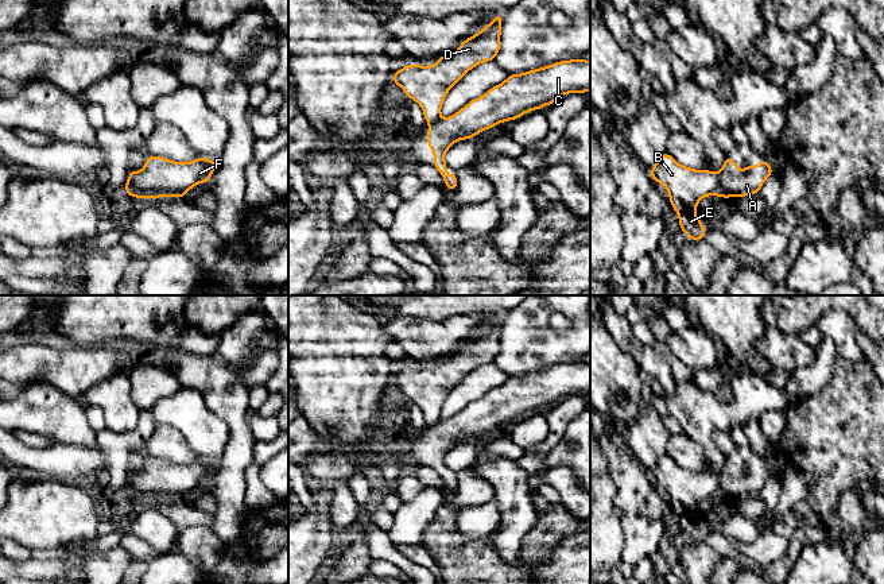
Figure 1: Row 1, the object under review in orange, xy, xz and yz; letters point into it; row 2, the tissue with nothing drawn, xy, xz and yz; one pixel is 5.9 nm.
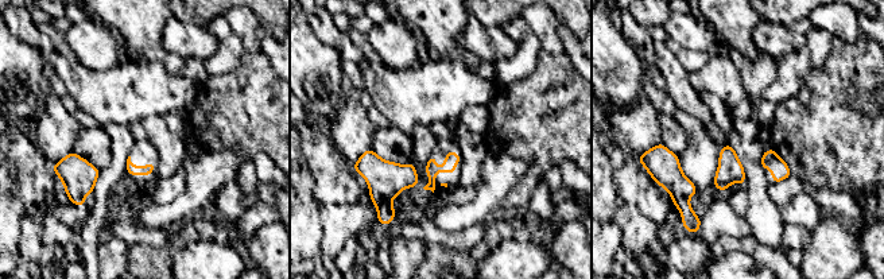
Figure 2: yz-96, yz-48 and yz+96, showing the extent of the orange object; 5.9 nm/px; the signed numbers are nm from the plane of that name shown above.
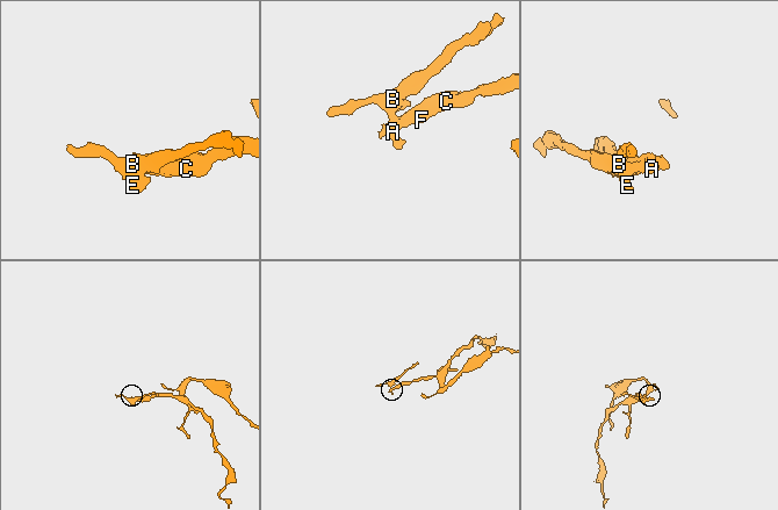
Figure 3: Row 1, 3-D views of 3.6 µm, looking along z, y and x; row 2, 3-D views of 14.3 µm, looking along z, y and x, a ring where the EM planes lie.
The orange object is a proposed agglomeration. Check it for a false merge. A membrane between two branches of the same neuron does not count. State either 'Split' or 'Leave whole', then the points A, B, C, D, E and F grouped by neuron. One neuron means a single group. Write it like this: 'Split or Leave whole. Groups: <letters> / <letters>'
Split. Groups: A C F / B D E

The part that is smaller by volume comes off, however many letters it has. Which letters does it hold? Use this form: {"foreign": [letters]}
{"foreign": ["B", "D", "E"]}

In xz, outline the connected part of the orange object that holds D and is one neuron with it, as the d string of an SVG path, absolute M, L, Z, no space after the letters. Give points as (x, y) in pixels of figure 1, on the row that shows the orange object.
M499 13L478 34L465 39L458 50L438 57L439 61L433 66L412 63L393 73L392 82L422 107L427 124L441 119L447 92L470 69L481 62L495 61L501 47L501 23L503 13Z

